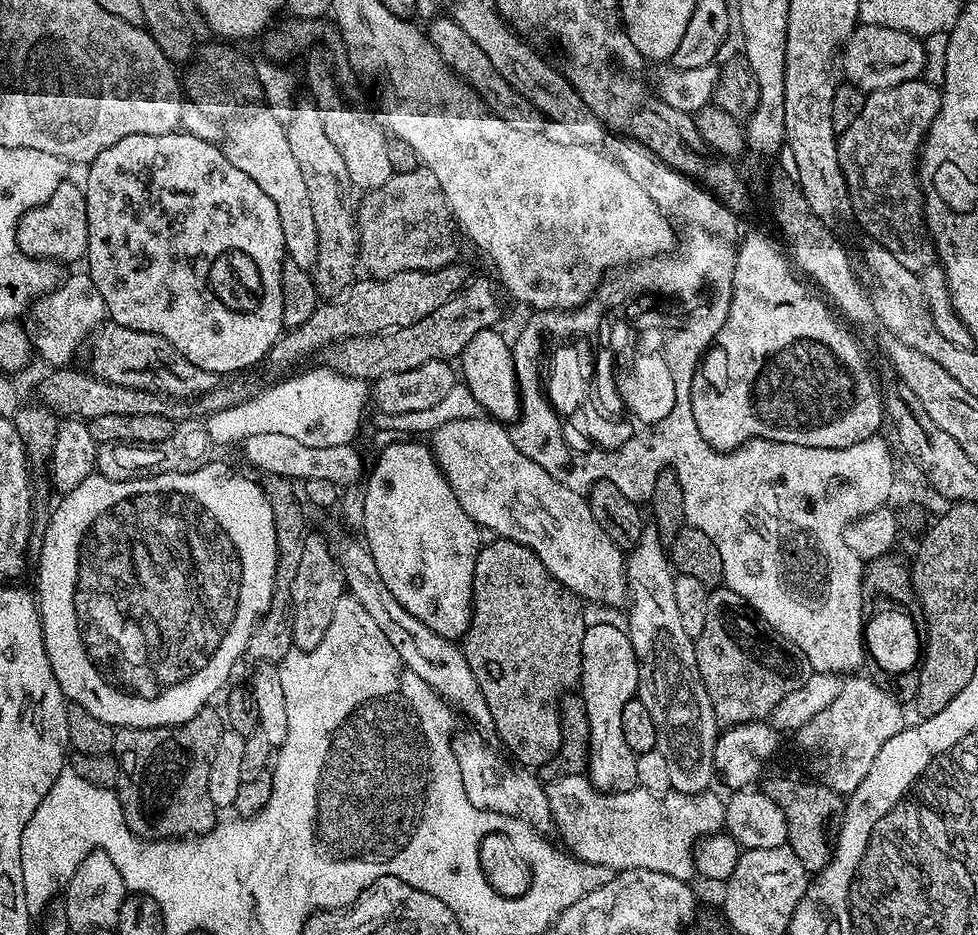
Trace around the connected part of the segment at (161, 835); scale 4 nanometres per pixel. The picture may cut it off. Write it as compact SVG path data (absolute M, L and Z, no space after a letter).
M206 706L194 718L174 725L173 728L117 728L111 755L116 757L120 776L115 791L122 797L124 817L133 836L150 840L174 840L192 838L216 827L218 809L210 802L210 762L214 762L214 750L218 750L218 738L226 731L226 720Z

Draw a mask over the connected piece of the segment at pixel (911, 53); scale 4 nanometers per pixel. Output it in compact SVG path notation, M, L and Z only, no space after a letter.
M860 24L844 43L838 64L842 69L842 76L844 68L843 79L867 94L898 86L902 82L921 79L926 66L926 50L923 39L906 30L890 30L890 26Z

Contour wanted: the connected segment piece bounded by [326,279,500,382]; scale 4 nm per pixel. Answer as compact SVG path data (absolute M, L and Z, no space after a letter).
M474 280L465 283L445 304L438 306L434 314L426 314L422 322L414 322L414 326L393 328L391 332L379 332L373 336L355 336L332 345L326 352L327 363L350 378L374 382L386 374L414 370L431 360L448 362L459 357L474 334L496 328L500 320L500 300L491 282Z

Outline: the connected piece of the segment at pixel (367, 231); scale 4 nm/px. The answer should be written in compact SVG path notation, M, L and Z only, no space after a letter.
M418 166L414 170L393 172L390 182L365 191L361 196L364 197L358 200L358 256L363 267L364 264L368 267L369 277L385 280L403 272L429 272L457 259L458 228L442 194L442 186L438 186L438 178L434 178L428 168Z

